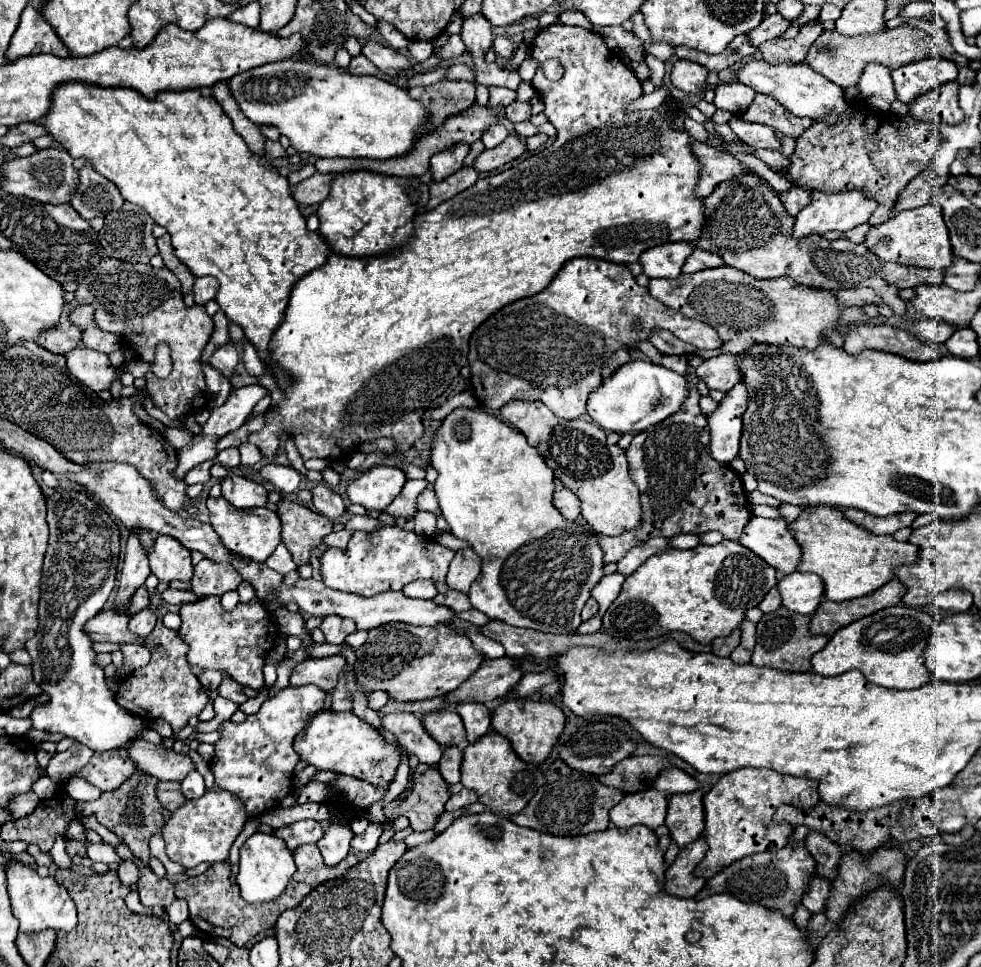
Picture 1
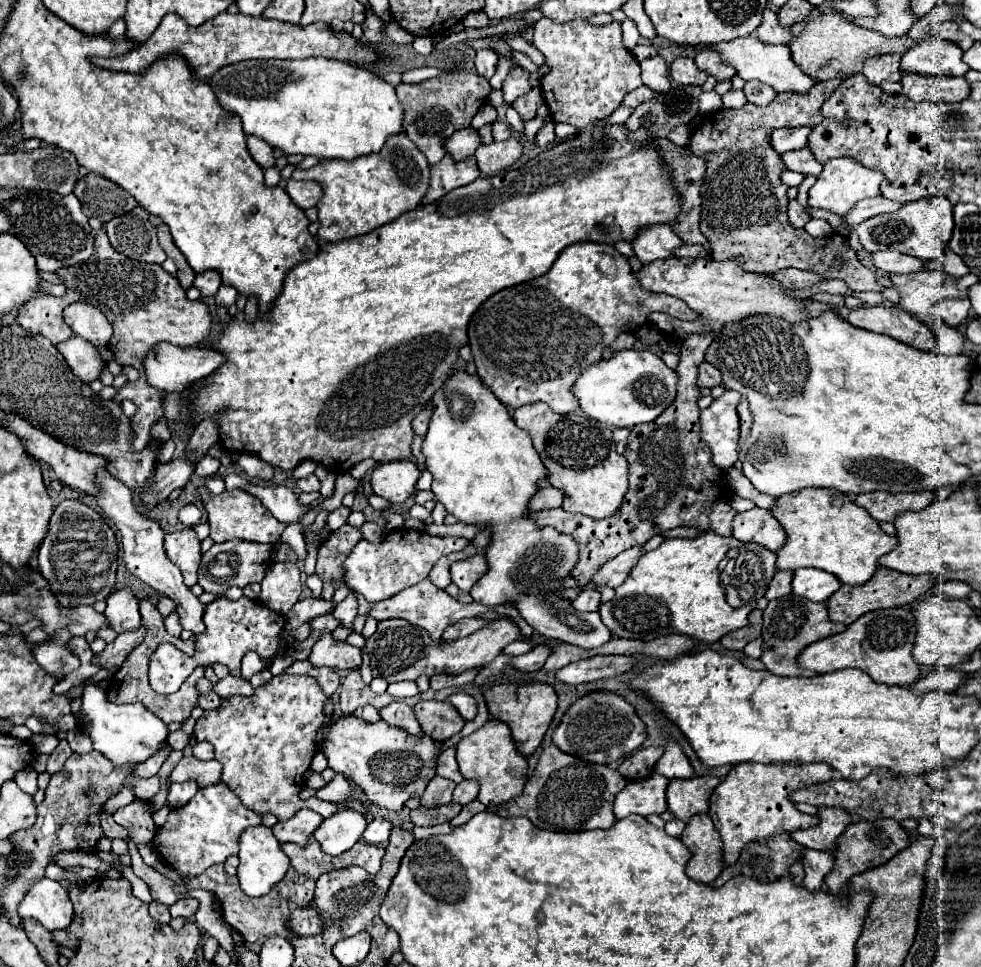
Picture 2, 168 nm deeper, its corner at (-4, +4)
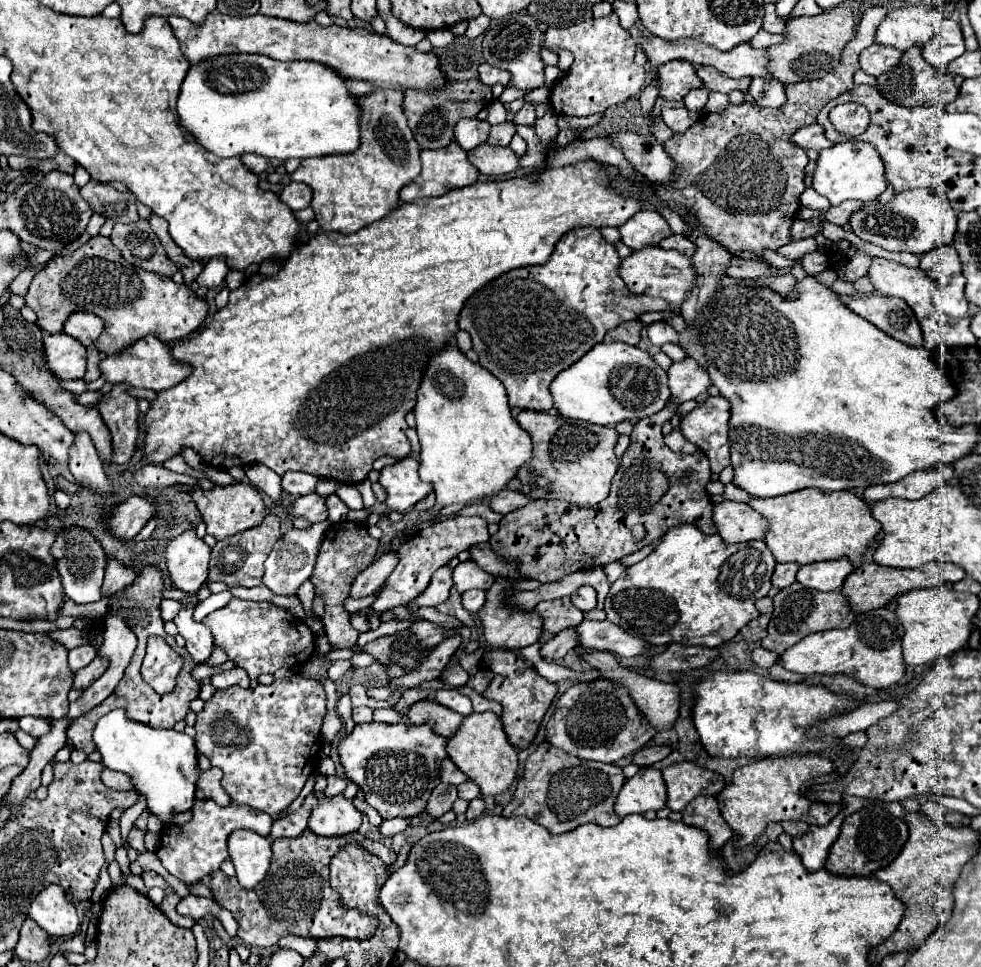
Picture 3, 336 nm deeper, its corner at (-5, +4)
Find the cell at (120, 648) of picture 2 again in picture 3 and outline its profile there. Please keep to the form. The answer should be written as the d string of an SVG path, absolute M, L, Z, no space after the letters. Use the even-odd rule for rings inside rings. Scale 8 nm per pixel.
M97 656L87 668L75 672L75 676L73 676L73 688L77 688L77 690L89 688L101 676L101 672L105 672L105 668L107 668L107 660Z

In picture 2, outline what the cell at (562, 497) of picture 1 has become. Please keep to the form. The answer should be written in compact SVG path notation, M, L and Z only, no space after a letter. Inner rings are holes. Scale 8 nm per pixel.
M548 486L548 488L542 488L542 490L534 496L530 508L532 508L532 510L550 510L550 508L560 508L562 502L564 502L564 492L560 492L560 490L554 488L554 486Z

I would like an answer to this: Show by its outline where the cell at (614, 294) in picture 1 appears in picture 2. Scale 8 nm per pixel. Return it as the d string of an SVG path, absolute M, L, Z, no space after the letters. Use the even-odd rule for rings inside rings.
M584 242L584 244L572 244L568 248L564 248L564 252L560 252L558 260L554 262L554 266L550 268L548 274L540 276L540 278L534 278L526 284L518 284L518 286L512 286L512 288L506 288L498 294L494 294L492 298L488 298L484 302L482 308L478 308L478 312L472 316L470 320L470 326L468 326L468 336L470 336L470 348L472 348L472 354L474 354L474 362L476 362L476 372L482 380L482 384L504 404L504 406L510 406L510 408L520 408L524 404L532 404L532 402L546 402L554 412L558 414L568 414L568 412L574 412L580 408L576 396L574 396L574 382L580 378L580 374L592 366L592 364L598 364L600 358L602 358L602 350L606 346L610 346L618 334L622 332L636 332L640 330L646 320L648 320L648 314L652 312L664 312L664 314L670 314L672 318L678 318L678 320L688 320L688 322L696 322L700 320L702 316L694 310L690 310L682 300L678 298L672 298L668 294L658 294L658 292L650 292L646 288L640 286L640 282L632 276L632 270L630 270L630 264L628 264L628 258L622 256L620 252L616 252L614 246L608 246L608 244L592 244L592 242Z

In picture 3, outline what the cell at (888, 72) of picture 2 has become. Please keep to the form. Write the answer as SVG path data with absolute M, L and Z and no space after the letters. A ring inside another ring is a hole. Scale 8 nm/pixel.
M871 44L859 54L861 70L871 76L879 76L881 72L887 72L889 68L893 68L893 64L897 64L897 60L900 60L902 55L903 52L893 46Z

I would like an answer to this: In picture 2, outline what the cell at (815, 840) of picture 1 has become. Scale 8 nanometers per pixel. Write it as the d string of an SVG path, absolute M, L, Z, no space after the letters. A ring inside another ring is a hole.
M818 808L820 822L808 830L796 830L792 834L794 840L814 850L834 850L840 834L852 822L850 814L840 808Z

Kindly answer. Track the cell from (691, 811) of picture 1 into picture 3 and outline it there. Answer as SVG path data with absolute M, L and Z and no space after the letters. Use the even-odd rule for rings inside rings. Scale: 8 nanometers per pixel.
M683 760L667 768L661 768L667 784L667 806L673 812L681 812L685 804L703 794L719 794L725 786L721 774L705 770L695 762Z

